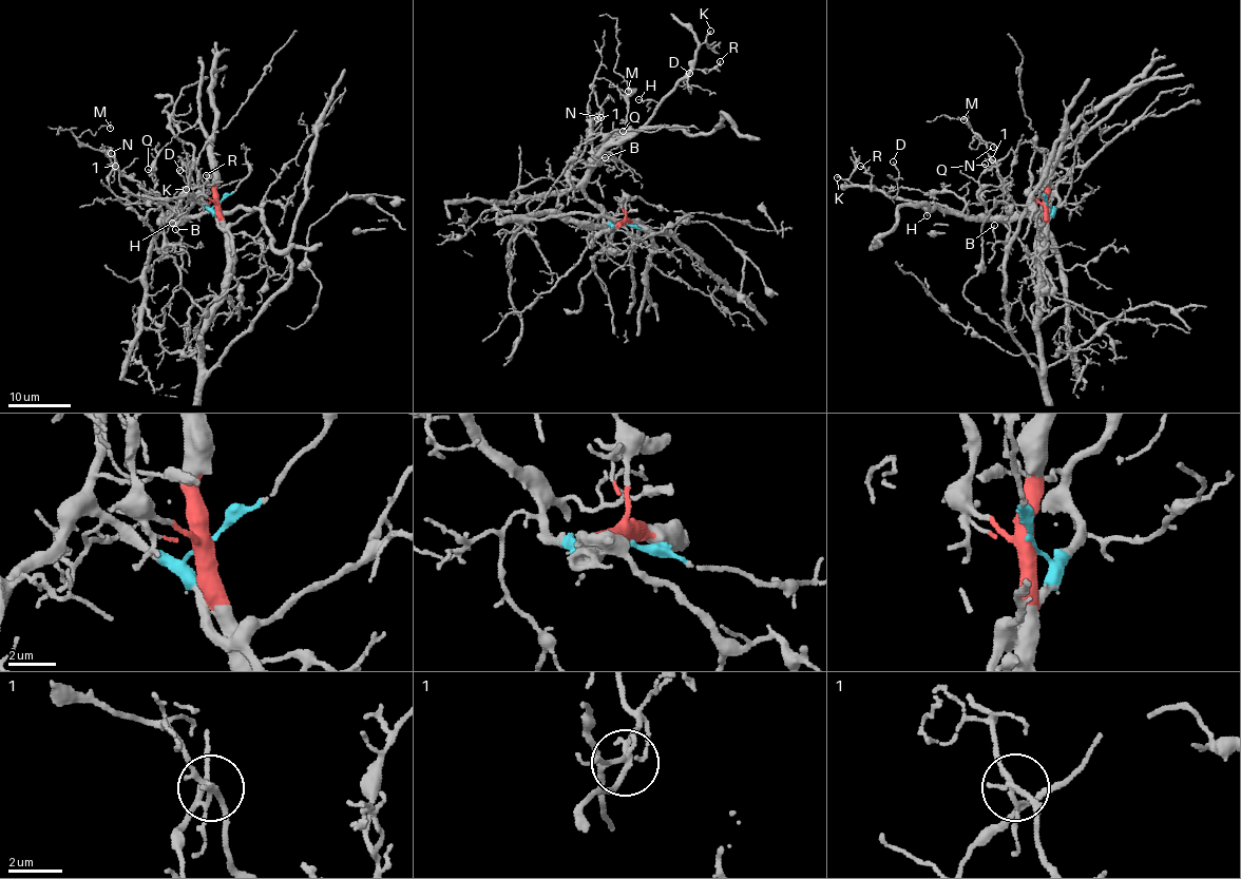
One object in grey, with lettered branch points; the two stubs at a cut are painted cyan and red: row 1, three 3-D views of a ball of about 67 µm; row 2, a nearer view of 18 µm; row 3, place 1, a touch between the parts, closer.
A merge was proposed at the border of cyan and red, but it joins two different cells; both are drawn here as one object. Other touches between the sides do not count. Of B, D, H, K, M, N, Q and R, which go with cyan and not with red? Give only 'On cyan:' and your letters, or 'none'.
On cyan: B, D, H, K, M, N, Q, R

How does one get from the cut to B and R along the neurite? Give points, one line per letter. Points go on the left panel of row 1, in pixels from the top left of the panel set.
B: (218, 203), (204, 207), (190, 196), (184, 197), (159, 215), (168, 244), (180, 242), (175, 229)
R: (218, 203), (204, 207), (190, 196), (160, 213), (165, 221), (183, 223), (186, 210), (204, 191), (206, 174)

